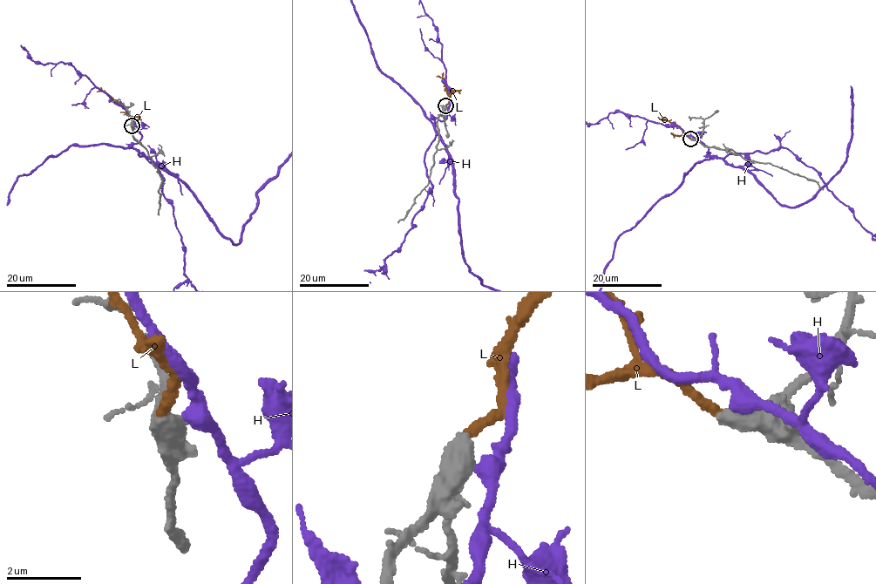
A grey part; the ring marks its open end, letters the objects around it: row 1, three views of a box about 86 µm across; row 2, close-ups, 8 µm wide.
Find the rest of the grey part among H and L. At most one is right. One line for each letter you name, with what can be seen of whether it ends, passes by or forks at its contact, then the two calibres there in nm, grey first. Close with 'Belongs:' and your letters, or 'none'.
L: It ends there. Thickness 550 nm (grey) against 260 nm
Belongs: L

